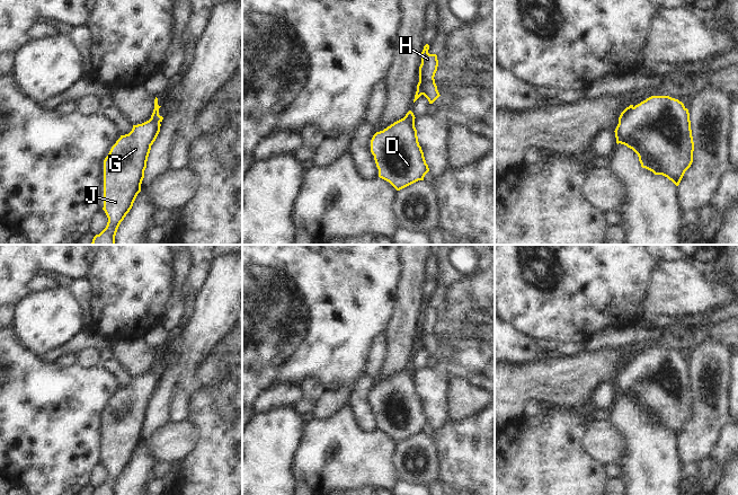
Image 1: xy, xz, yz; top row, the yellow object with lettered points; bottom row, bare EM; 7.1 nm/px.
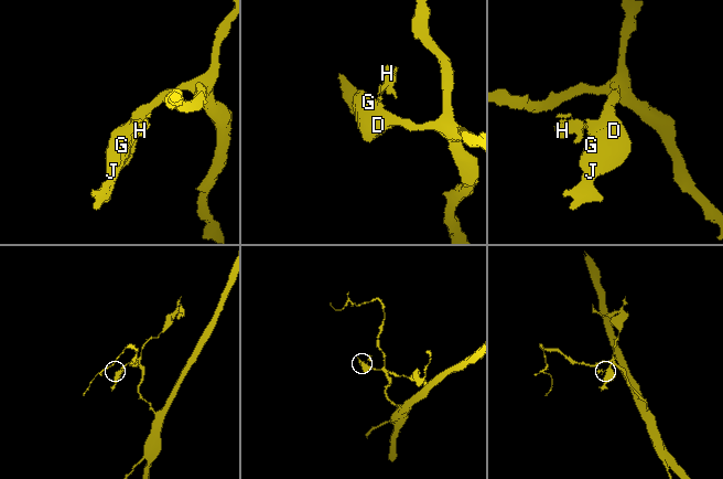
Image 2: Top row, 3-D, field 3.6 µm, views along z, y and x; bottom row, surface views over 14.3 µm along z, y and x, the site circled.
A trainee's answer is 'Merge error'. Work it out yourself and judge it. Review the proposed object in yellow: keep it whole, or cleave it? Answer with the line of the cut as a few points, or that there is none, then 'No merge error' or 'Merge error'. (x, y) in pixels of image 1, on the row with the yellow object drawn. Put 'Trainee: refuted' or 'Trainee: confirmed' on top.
Trainee: confirmed
Split along xz (403, 117), (414, 124). Merge error.

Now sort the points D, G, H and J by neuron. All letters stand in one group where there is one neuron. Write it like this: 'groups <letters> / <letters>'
groups D G J / H

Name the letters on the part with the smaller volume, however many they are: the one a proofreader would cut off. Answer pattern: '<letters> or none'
H.

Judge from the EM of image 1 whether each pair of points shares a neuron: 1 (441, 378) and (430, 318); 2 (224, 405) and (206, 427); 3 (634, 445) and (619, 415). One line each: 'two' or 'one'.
1: two
2: one
3: one

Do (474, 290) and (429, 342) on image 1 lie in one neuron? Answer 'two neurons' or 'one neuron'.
one neuron

